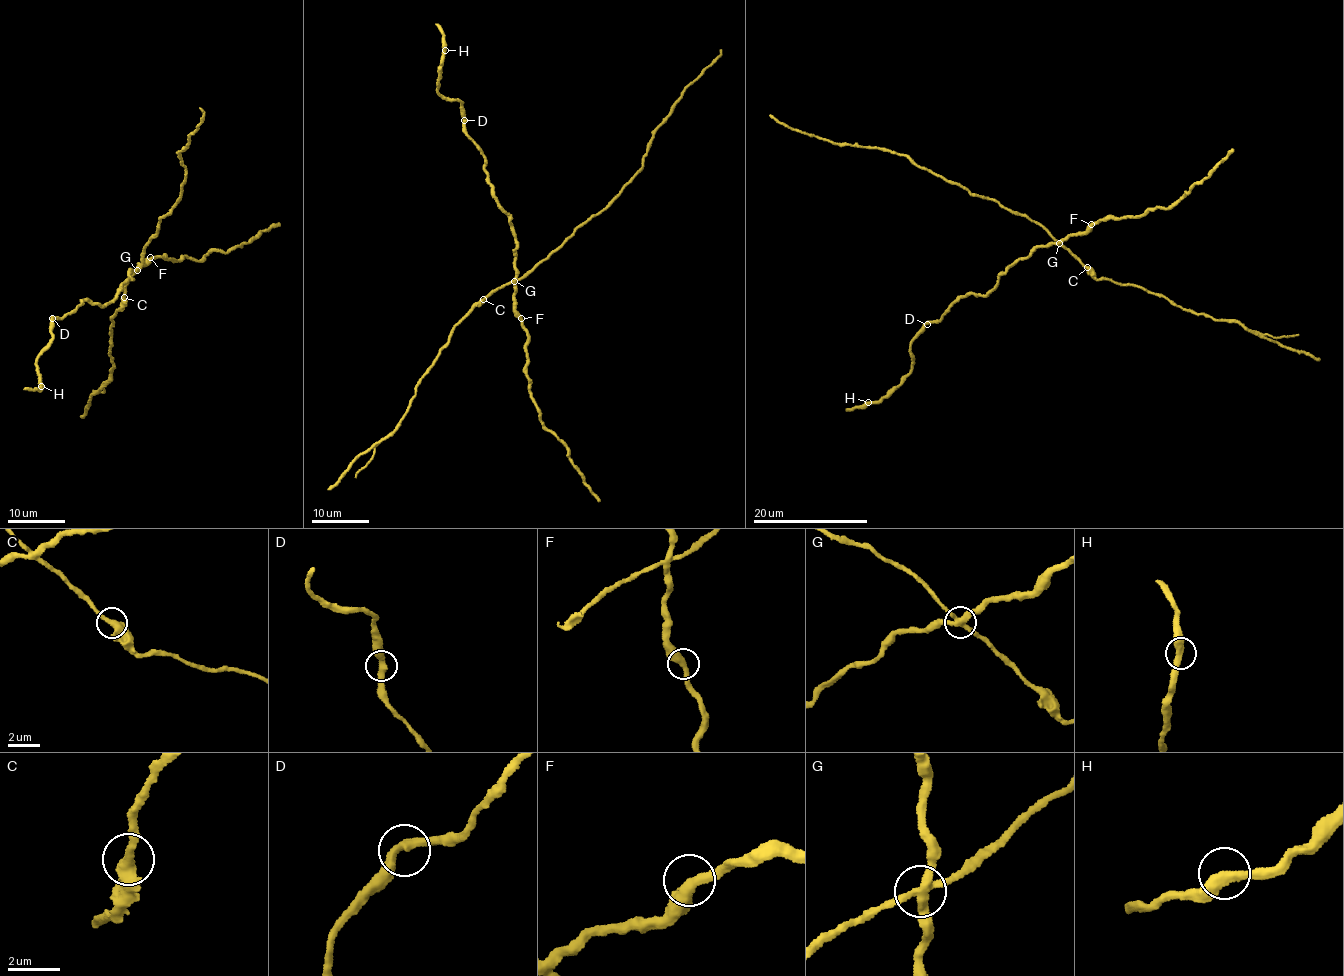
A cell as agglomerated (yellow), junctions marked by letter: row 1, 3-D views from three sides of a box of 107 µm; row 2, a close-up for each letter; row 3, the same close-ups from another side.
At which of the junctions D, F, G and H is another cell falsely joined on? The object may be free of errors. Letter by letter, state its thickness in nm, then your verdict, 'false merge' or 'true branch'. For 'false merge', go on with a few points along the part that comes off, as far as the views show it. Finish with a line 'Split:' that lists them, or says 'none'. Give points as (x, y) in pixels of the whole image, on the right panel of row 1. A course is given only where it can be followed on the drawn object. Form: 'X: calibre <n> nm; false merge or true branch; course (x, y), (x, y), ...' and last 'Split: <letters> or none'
D: calibre 380 nm; true branch
F: calibre 440 nm; true branch
G: calibre 340 nm; false merge; course (1059, 243), (1026, 217), (973, 195), (903, 155), (834, 144), (793, 130), (771, 114)
H: calibre 400 nm; true branch
Split: G

